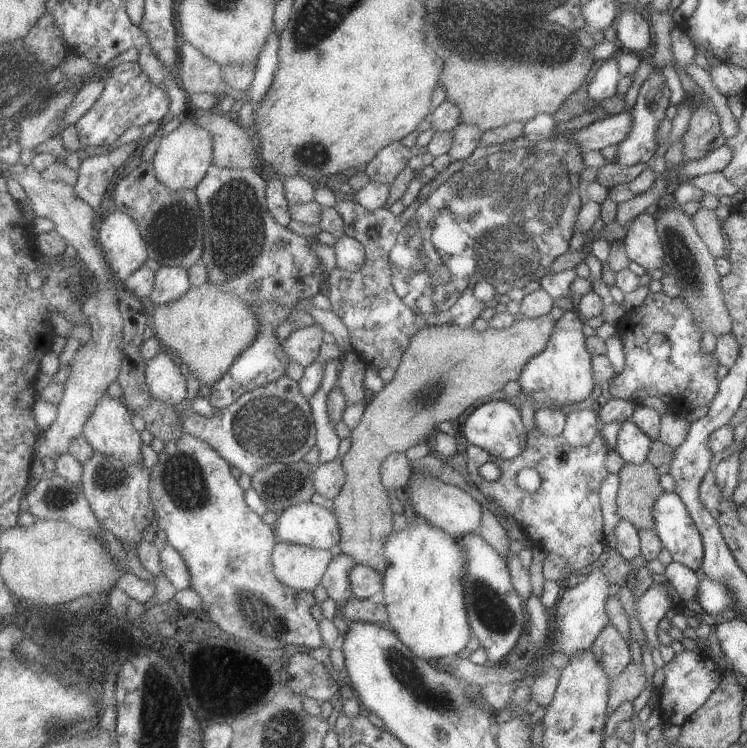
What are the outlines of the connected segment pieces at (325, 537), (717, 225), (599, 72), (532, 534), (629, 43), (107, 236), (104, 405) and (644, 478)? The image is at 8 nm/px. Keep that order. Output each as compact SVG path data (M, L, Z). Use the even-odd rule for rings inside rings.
M311 501L293 505L277 518L277 543L295 543L331 550L341 540L341 528L334 512Z
M699 205L692 216L692 223L699 238L715 258L728 255L727 237L722 231L721 221L711 209Z
M618 52L614 53L612 57L599 62L592 79L586 85L588 97L595 102L609 98L617 92L615 86L617 86L617 81L622 78L617 71L617 56Z
M536 426L528 437L525 452L512 459L495 457L488 450L470 444L467 448L467 479L483 495L495 500L511 517L516 518L533 547L542 548L546 554L561 555L567 561L570 572L581 571L595 562L604 551L597 488L608 474L603 466L603 458L609 450L605 448L599 433L587 446L580 447L567 444L562 435L545 436ZM485 462L493 462L501 470L496 481L487 481L481 476L479 468ZM527 467L538 470L542 478L541 486L535 492L527 492L515 480L521 470Z
M633 6L622 9L613 24L616 43L621 51L641 52L649 46L649 22L641 18L640 13L636 14Z
M116 209L106 215L97 238L120 283L137 272L150 258L138 222L123 211Z
M105 395L98 402L95 412L84 428L86 439L94 446L95 453L113 455L124 460L126 464L140 465L143 462L143 440L140 432L133 426L133 412L128 406L115 397Z
M650 462L639 465L623 463L617 472L618 486L615 495L616 512L637 530L653 530L652 504L663 492L658 475Z

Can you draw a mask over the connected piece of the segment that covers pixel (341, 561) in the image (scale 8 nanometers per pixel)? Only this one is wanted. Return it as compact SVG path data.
M341 553L334 556L322 582L330 598L334 601L349 601L351 598L355 598L350 578L351 571L357 565L359 565L358 562L349 554Z

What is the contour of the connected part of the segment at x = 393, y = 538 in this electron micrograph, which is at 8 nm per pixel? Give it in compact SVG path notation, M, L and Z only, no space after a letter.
M419 516L413 521L416 522L415 525L407 522L405 529L393 531L385 547L389 566L384 574L384 602L390 612L389 628L395 631L419 658L427 661L433 658L439 660L443 656L454 657L463 648L467 648L474 633L466 603L466 553L462 549L461 540L452 537L451 533Z

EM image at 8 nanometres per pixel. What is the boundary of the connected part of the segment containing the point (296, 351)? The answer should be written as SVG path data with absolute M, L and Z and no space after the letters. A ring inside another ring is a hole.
M315 322L310 327L297 330L296 335L290 335L283 344L284 351L290 359L300 364L305 369L311 366L319 356L323 346L324 326Z

